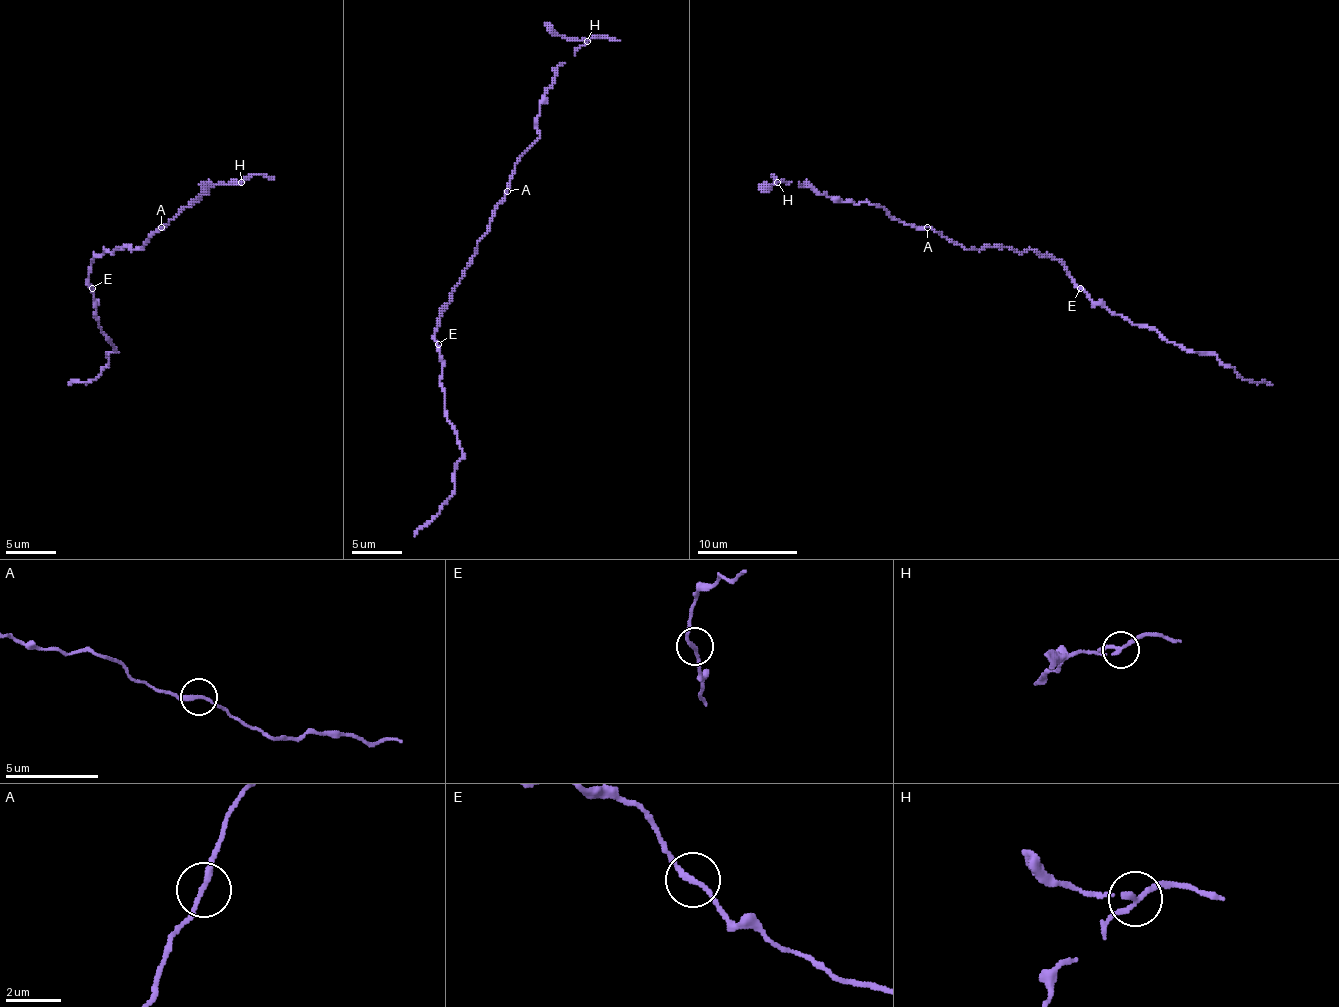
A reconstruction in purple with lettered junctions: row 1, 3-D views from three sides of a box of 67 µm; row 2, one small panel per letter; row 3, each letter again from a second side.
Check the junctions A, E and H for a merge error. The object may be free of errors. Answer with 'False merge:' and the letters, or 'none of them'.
False merge: H

